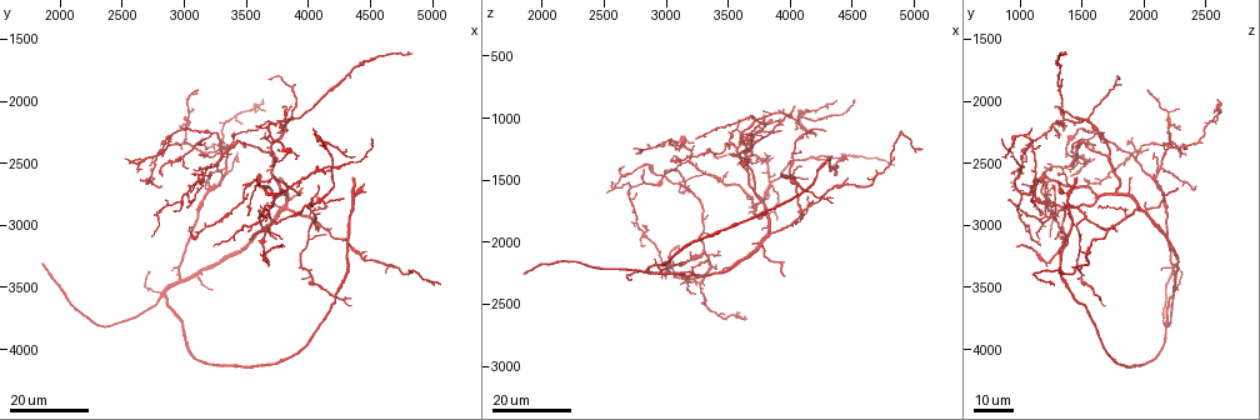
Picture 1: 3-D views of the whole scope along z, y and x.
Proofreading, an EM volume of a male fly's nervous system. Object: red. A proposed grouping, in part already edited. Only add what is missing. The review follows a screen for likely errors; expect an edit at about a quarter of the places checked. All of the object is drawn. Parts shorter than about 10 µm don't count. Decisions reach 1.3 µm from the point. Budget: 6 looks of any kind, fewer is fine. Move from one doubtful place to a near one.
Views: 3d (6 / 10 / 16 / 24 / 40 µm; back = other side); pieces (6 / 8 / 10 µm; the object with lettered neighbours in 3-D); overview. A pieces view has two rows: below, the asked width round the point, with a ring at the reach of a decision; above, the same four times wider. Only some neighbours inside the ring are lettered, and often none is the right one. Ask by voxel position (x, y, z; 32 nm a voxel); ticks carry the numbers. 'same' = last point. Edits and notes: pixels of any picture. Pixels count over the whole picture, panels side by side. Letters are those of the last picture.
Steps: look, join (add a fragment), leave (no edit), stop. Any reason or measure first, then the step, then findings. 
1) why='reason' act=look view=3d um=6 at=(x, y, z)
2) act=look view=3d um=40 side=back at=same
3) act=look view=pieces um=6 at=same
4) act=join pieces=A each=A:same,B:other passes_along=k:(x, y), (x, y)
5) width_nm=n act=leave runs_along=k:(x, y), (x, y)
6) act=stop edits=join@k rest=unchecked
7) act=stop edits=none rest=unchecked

why='an open end' act=look view=3d um=16 at=(4380, 2620, 1460)

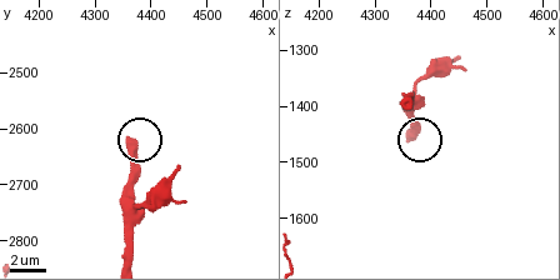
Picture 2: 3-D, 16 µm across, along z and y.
act=look view=pieces um=8 at=same

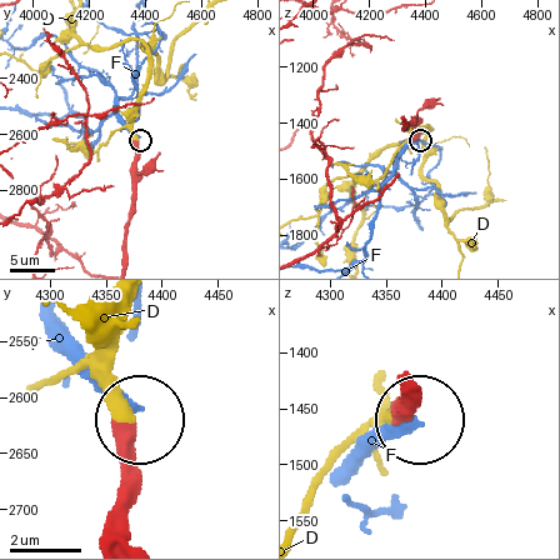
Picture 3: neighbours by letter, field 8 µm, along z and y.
width_nm=400 act=join pieces=D each=D:same,F:other found='the cell continues'

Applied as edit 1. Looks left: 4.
act=look view=3d um=24 at=(3940, 2680, 2260)

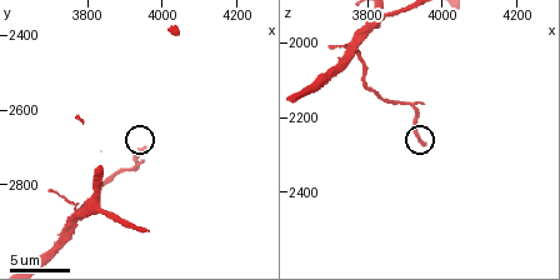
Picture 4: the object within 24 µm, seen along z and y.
act=look view=3d um=10 at=(3940, 2700, 2270)

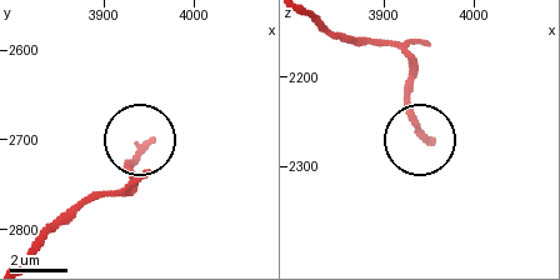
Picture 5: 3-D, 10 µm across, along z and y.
act=look view=pieces um=8 at=(3950, 2705, 2275)

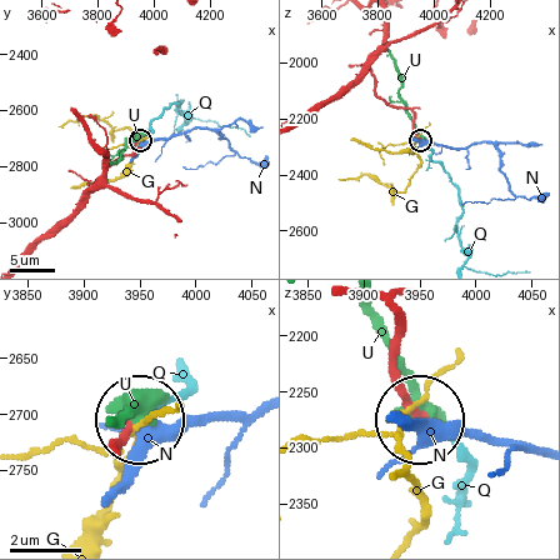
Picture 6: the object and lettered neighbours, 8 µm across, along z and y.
act=join pieces=Q each=G:other,N:other,Q:same,U:other passes_along=6:(414, 115), (415, 133), (458, 190), (456, 234), (468, 258) found='the cell continues'

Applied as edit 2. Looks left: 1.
act=stop edits=join@3,join@6 rest=unchecked

